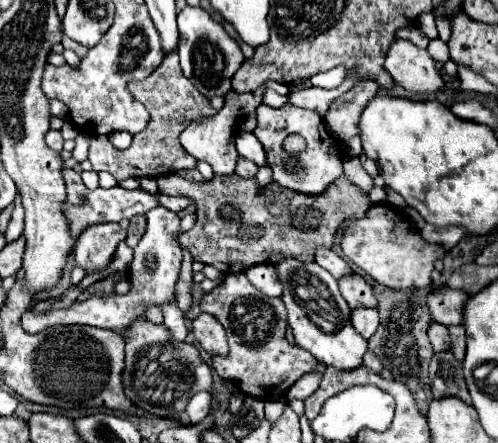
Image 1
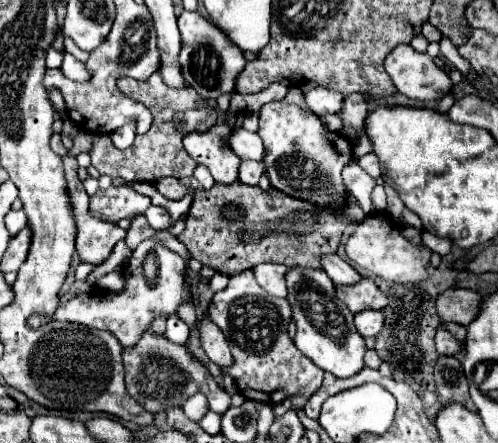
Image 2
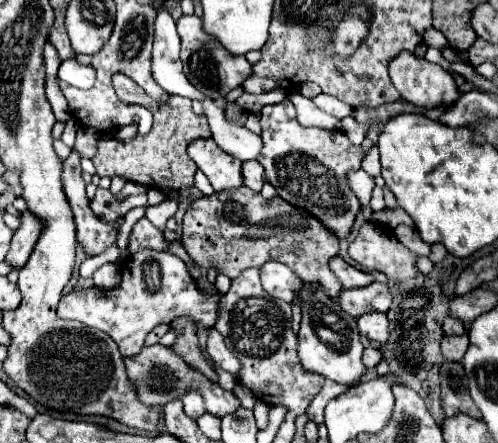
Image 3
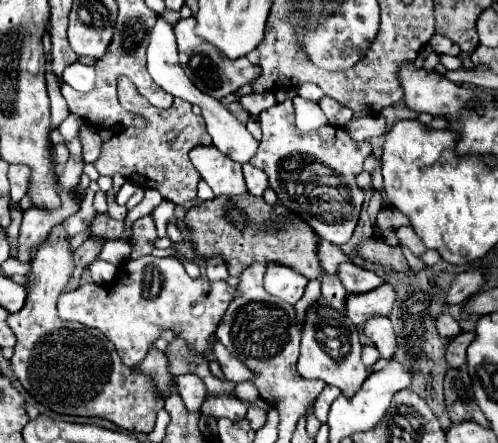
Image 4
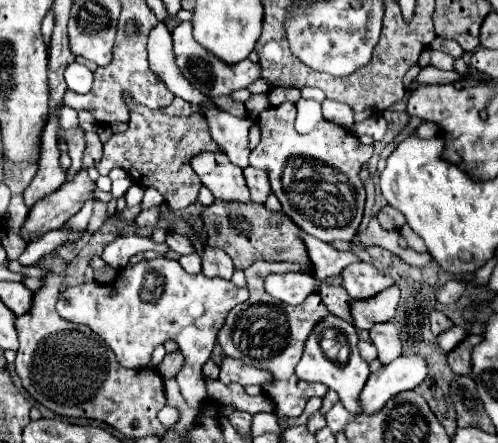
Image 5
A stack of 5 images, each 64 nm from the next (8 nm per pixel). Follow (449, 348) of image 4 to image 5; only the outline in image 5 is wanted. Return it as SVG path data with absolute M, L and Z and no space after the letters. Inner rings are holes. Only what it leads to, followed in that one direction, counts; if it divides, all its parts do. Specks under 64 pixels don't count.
M468 334L452 352L448 352L448 364L454 374L470 374L472 362L470 362L470 350L482 340L478 334Z

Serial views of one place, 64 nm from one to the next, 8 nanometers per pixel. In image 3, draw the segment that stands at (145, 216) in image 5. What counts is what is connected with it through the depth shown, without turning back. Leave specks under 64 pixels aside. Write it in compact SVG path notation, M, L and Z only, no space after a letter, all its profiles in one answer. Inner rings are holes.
M140 218L132 232L130 232L130 238L128 238L128 248L130 248L130 254L136 254L138 248L156 248L156 250L168 250L170 242L166 242L164 234L154 228L146 218Z

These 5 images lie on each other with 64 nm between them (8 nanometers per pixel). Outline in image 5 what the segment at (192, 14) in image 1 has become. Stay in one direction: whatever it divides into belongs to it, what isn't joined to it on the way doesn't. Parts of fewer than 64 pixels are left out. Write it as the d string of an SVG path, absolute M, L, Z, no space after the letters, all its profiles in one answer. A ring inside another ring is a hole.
M180 22L174 30L172 30L172 38L174 38L174 56L176 56L176 64L180 66L182 74L196 86L200 88L200 92L204 92L206 96L228 96L234 90L246 88L248 84L256 82L260 78L260 66L250 62L250 60L242 60L236 64L226 64L222 60L218 60L218 56L214 56L210 50L202 48L202 44L198 44L192 36L192 22Z

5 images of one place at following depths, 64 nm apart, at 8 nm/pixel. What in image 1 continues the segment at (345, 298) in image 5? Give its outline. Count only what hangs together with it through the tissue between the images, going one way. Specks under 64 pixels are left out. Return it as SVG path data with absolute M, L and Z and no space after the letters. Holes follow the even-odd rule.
M236 172L228 176L216 174L212 180L204 182L184 180L182 194L196 202L198 220L192 230L180 236L180 244L194 260L212 264L222 274L242 272L262 262L276 262L280 256L312 262L316 246L332 246L334 232L344 220L360 218L370 206L370 196L346 176L328 184L320 196L294 192L276 182L262 188L258 180L240 178Z

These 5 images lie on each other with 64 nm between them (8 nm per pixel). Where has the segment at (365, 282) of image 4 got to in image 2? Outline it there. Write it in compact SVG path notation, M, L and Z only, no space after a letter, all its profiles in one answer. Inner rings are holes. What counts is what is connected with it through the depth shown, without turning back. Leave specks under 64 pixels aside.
M326 254L320 258L322 268L326 270L326 274L332 278L334 284L354 284L356 280L360 280L362 276L346 262L342 260L338 254Z

